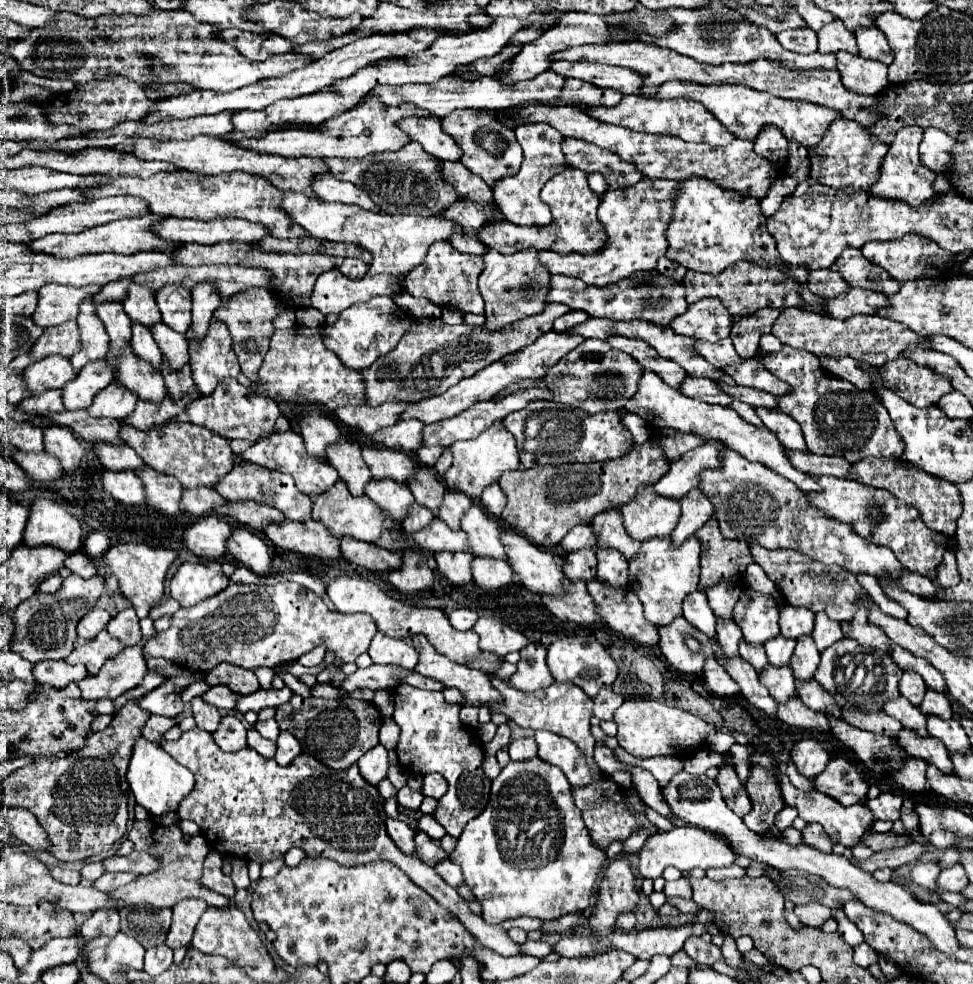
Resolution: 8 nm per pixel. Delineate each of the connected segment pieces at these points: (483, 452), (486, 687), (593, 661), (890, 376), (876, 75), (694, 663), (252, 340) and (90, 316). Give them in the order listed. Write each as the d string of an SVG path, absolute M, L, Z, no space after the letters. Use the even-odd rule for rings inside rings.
M497 420L491 428L487 428L483 434L479 434L473 440L455 442L449 450L453 454L453 466L445 472L443 480L449 490L463 492L471 498L479 498L483 488L497 482L503 472L519 468L519 452L515 446L515 438L511 436L511 432L505 430L501 420Z
M423 634L413 636L411 642L413 648L419 652L419 662L415 666L417 674L435 678L445 686L461 690L469 706L485 706L489 702L501 700L501 694L489 684L487 674L479 670L471 670L439 654Z
M561 638L549 646L547 664L557 682L573 682L583 688L591 698L605 686L611 686L617 678L617 664L609 652L595 638Z
M907 358L885 362L881 366L881 380L887 390L917 408L935 406L941 396L953 392L947 376L939 376L931 368L919 366Z
M837 52L835 56L841 82L845 84L847 90L875 96L889 84L885 64L875 60L865 60L863 56L853 56L849 52Z
M683 616L659 628L659 648L667 662L685 674L701 674L705 658L713 656L709 638L693 628Z
M253 286L245 292L235 294L233 298L229 298L229 302L223 302L215 312L215 316L229 326L229 332L231 332L231 338L233 338L233 350L239 358L241 372L251 382L261 382L257 372L263 364L263 356L269 350L269 340L271 340L273 330L275 330L273 328L273 318L283 310L285 310L285 304L281 300L277 300L275 296L271 296L267 288Z
M85 298L79 306L77 326L81 330L81 350L71 358L75 372L79 372L87 362L105 358L109 352L109 336L99 316L95 314L93 298Z

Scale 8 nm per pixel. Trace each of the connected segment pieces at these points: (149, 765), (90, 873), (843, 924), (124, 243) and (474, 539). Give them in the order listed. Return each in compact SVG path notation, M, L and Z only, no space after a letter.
M137 738L135 746L133 746L133 758L129 764L127 782L129 782L129 788L131 788L137 804L141 804L153 816L163 816L167 812L175 812L179 808L181 798L185 798L195 786L195 778L185 766L177 764L161 748L161 744L149 742L145 738Z
M87 862L87 864L81 868L81 876L83 876L85 880L89 880L89 882L97 880L103 872L105 872L105 870L103 870L103 864L101 864L101 862Z
M837 912L837 914L835 914L835 920L837 920L837 932L839 932L843 938L847 938L851 946L855 946L855 944L861 944L861 942L863 942L861 932L855 928L855 924L853 924L853 922L849 922L849 920L847 920L847 916L845 916L843 912Z
M157 214L141 216L137 220L117 220L113 224L103 224L103 226L93 226L87 228L79 234L49 234L41 240L33 240L29 244L31 252L41 252L57 258L77 258L85 254L101 254L101 252L115 252L115 254L137 254L143 250L169 250L173 248L173 242L161 240L151 232L151 224L161 220Z
M473 504L461 516L461 530L467 534L469 548L475 556L505 558L505 548L499 540L499 524L487 516L487 512Z

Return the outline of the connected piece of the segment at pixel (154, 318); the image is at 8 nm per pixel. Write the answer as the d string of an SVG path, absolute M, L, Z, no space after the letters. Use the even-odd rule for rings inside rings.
M131 284L129 296L123 300L123 308L125 308L127 316L133 322L139 322L147 328L151 328L153 324L157 324L161 320L161 312L157 308L153 294L155 292L149 292L149 288L145 288L141 284Z

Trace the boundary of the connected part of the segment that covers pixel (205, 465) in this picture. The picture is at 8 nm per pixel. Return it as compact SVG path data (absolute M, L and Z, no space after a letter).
M171 418L165 424L159 424L151 430L137 430L125 422L121 422L121 438L137 450L143 462L163 474L175 476L183 488L215 488L217 480L225 476L233 468L233 452L229 448L229 440L217 436L217 432L207 430L205 426L197 426L191 422L181 422L179 418Z

